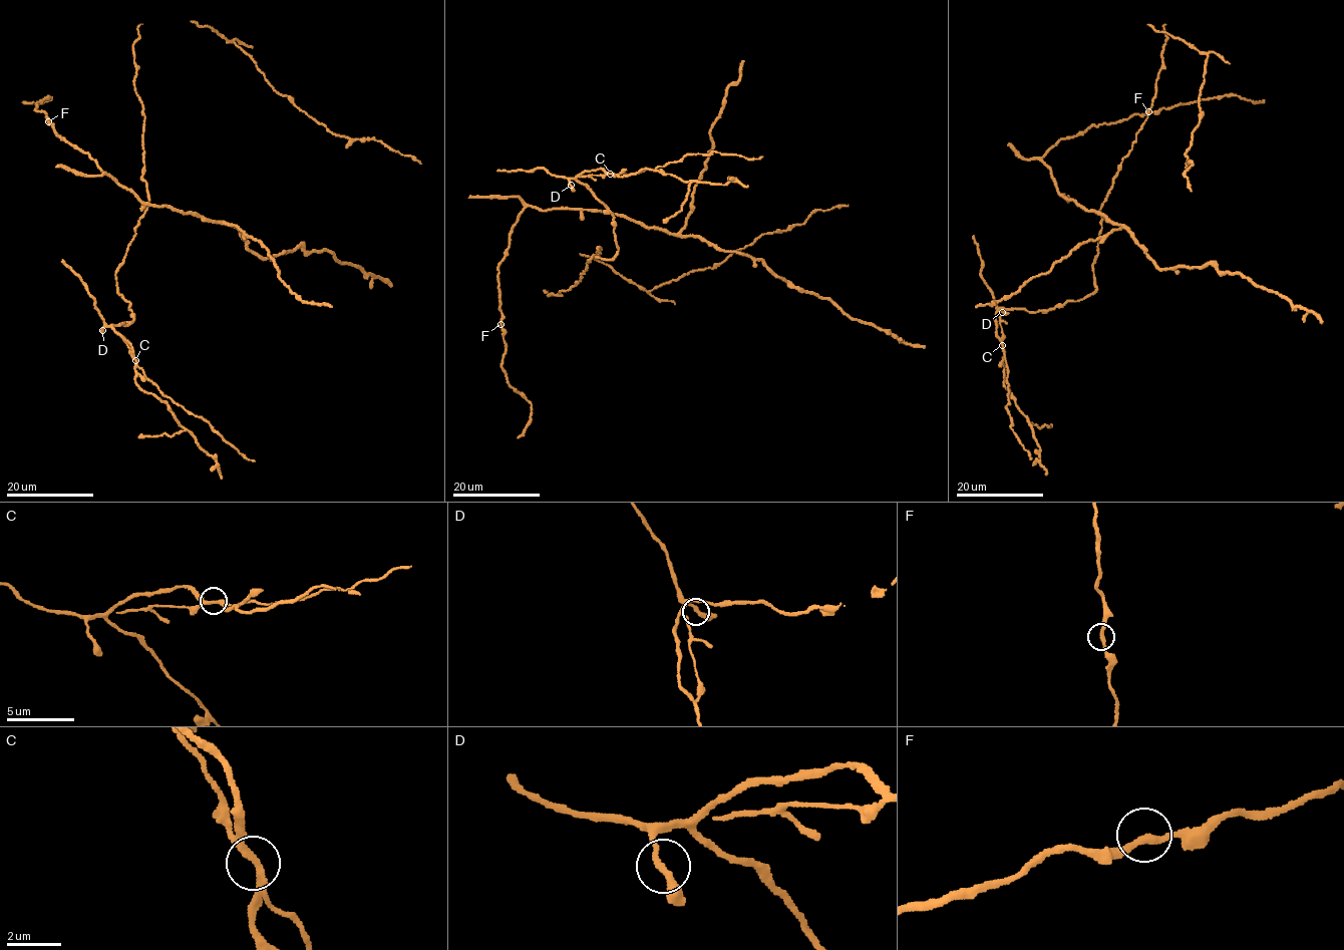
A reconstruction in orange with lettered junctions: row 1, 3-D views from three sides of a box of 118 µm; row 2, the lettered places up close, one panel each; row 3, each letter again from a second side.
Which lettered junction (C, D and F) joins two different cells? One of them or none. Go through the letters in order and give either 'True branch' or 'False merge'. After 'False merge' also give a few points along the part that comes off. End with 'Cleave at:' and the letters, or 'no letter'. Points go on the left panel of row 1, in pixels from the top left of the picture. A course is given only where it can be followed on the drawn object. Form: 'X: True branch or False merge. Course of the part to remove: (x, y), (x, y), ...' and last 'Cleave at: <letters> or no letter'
C: False merge. Course of the part to remove: (134, 360), (143, 375), (164, 395), (204, 418), (241, 453), (255, 461)
D: True branch
F: True branch
Cleave at: C

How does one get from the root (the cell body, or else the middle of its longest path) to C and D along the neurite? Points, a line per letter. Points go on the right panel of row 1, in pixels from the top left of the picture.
C: (1131, 149), (1121, 163), (1100, 211), (1094, 292), (1036, 312), (1000, 308), (1001, 345)
D: (1131, 149), (1121, 163), (1100, 211), (1094, 292), (1046, 310), (997, 308), (1002, 312)

